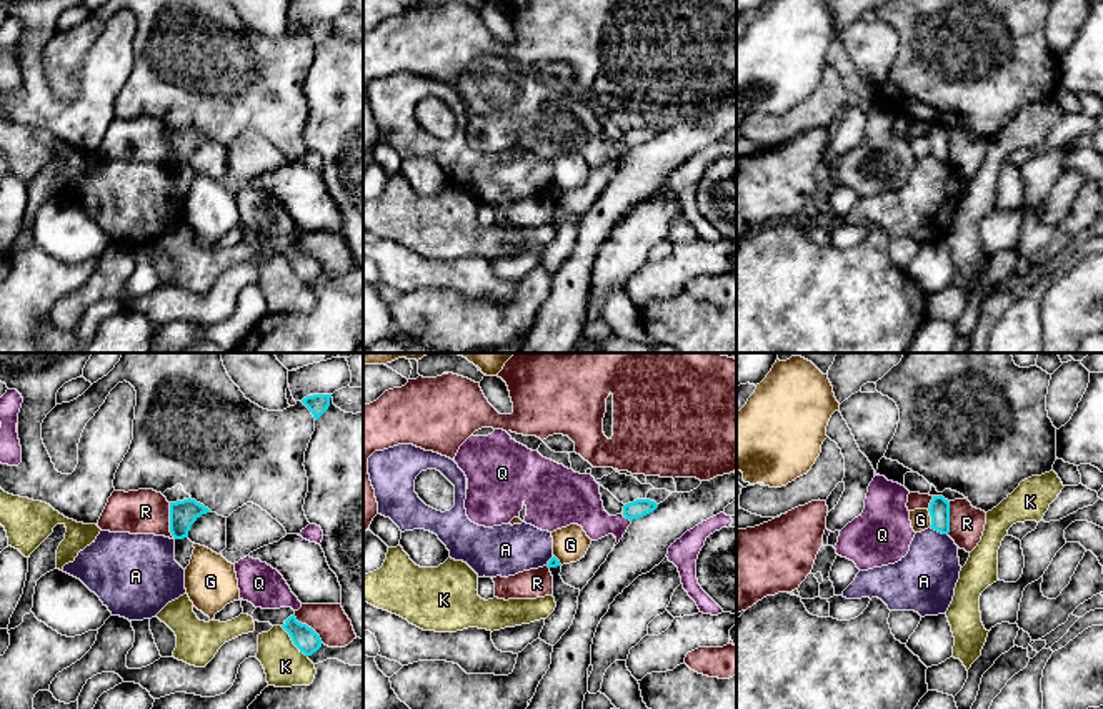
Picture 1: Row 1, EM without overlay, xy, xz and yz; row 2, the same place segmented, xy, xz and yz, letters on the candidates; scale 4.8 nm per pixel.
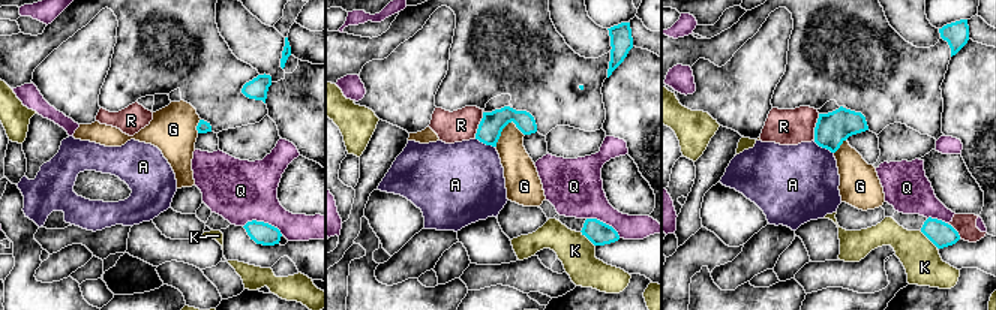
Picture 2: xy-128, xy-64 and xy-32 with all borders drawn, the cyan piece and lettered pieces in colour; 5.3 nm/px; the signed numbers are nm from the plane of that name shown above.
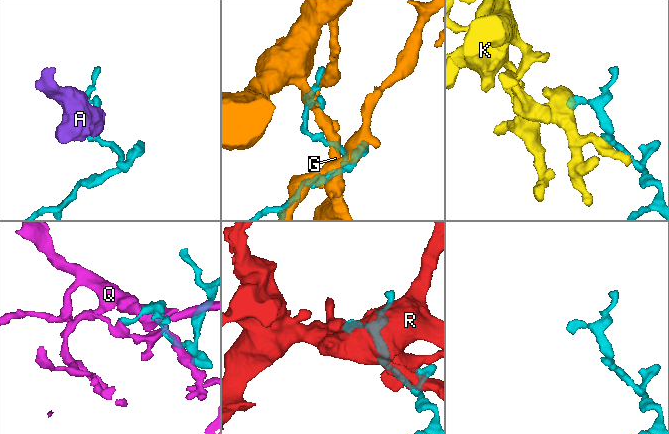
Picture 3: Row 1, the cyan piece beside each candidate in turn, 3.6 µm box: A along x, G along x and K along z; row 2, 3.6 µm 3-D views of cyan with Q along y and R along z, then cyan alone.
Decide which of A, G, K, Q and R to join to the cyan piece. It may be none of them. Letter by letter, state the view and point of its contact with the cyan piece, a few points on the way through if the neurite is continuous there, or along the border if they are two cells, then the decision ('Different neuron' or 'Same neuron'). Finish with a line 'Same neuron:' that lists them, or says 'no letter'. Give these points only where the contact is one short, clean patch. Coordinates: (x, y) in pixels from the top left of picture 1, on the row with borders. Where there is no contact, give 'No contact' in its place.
A: Touches cyan at yz (938, 531). Boundary: yz (930, 526), (947, 535). Different neuron
G: Touches cyan at yz (932, 518). Different neuron
K: Touches cyan at xy (292, 639). Boundary: xy (280, 626), (307, 656). Different neuron
Q: Touches cyan at xz (627, 518). Different neuron
R: Touches cyan at xy (170, 521). Different neuron
Same neuron: no letter

